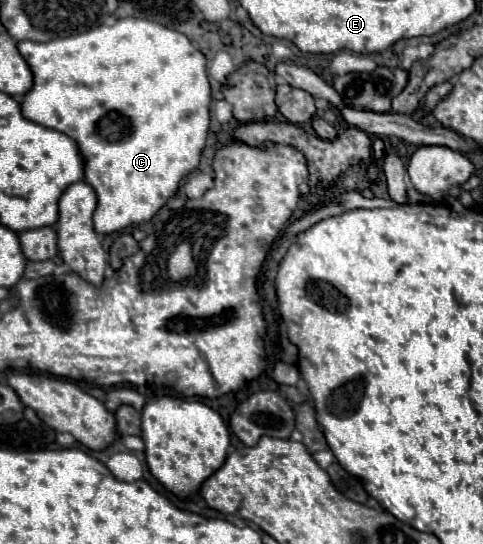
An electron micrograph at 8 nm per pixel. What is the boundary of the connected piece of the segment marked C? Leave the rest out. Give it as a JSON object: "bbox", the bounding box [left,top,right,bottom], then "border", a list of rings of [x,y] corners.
{"bbox":[18,18,212,234],"border":[[[122,18],[112,26],[98,26],[50,42],[22,40],[18,50],[34,74],[34,86],[22,100],[22,114],[78,142],[84,158],[84,180],[98,194],[96,232],[112,234],[148,222],[178,192],[180,180],[200,164],[212,100],[204,54],[182,32],[140,18]]]}

